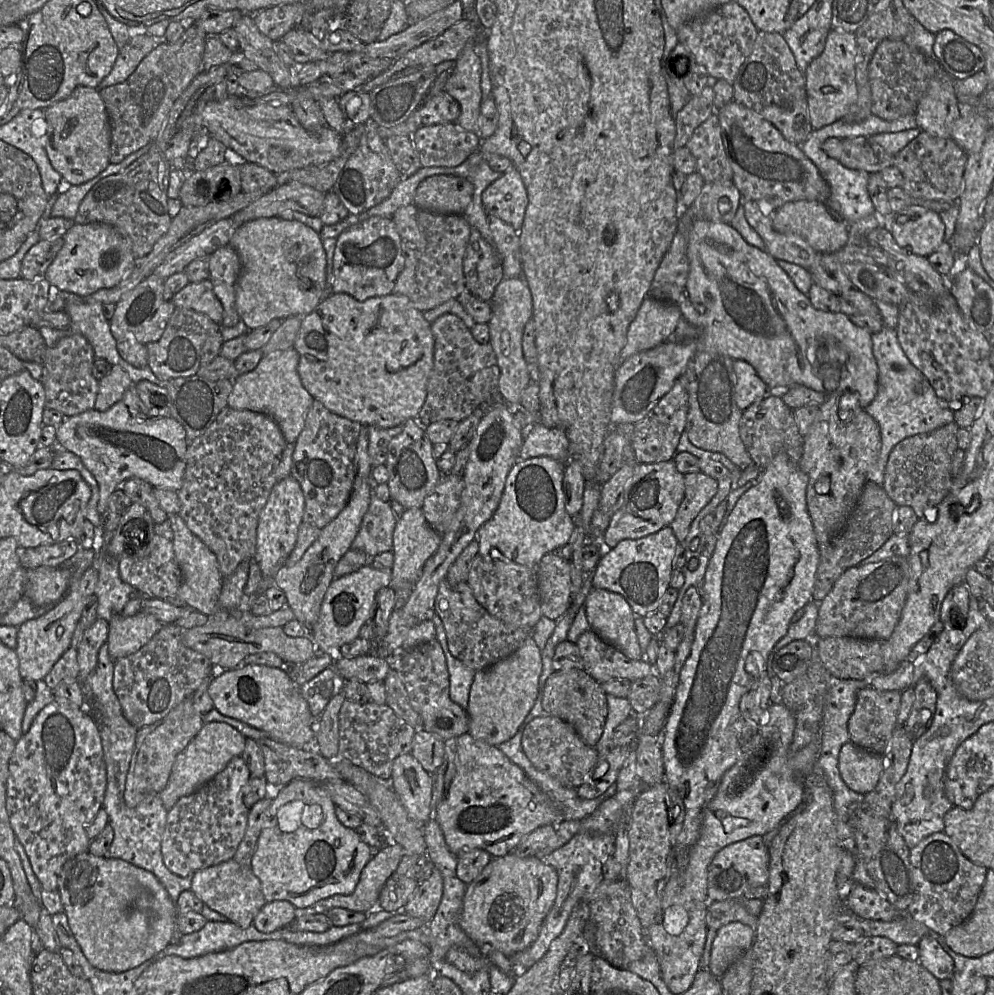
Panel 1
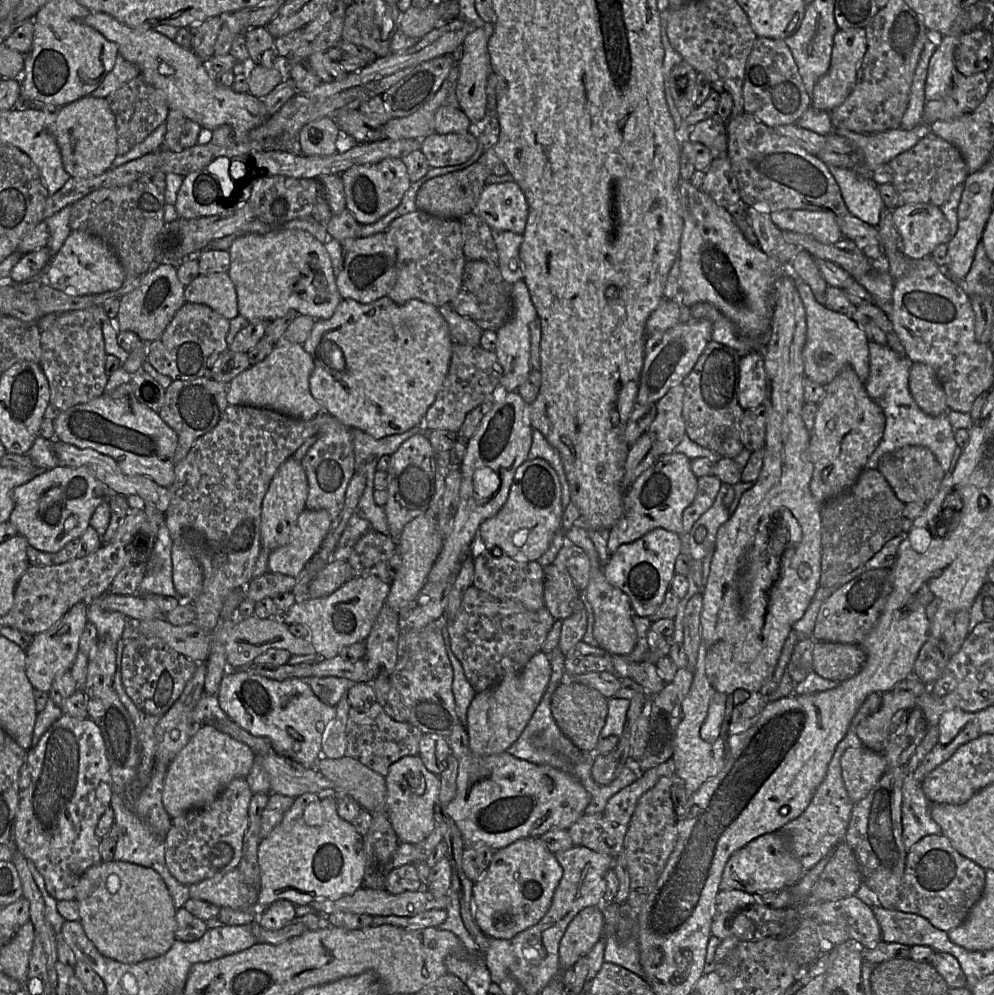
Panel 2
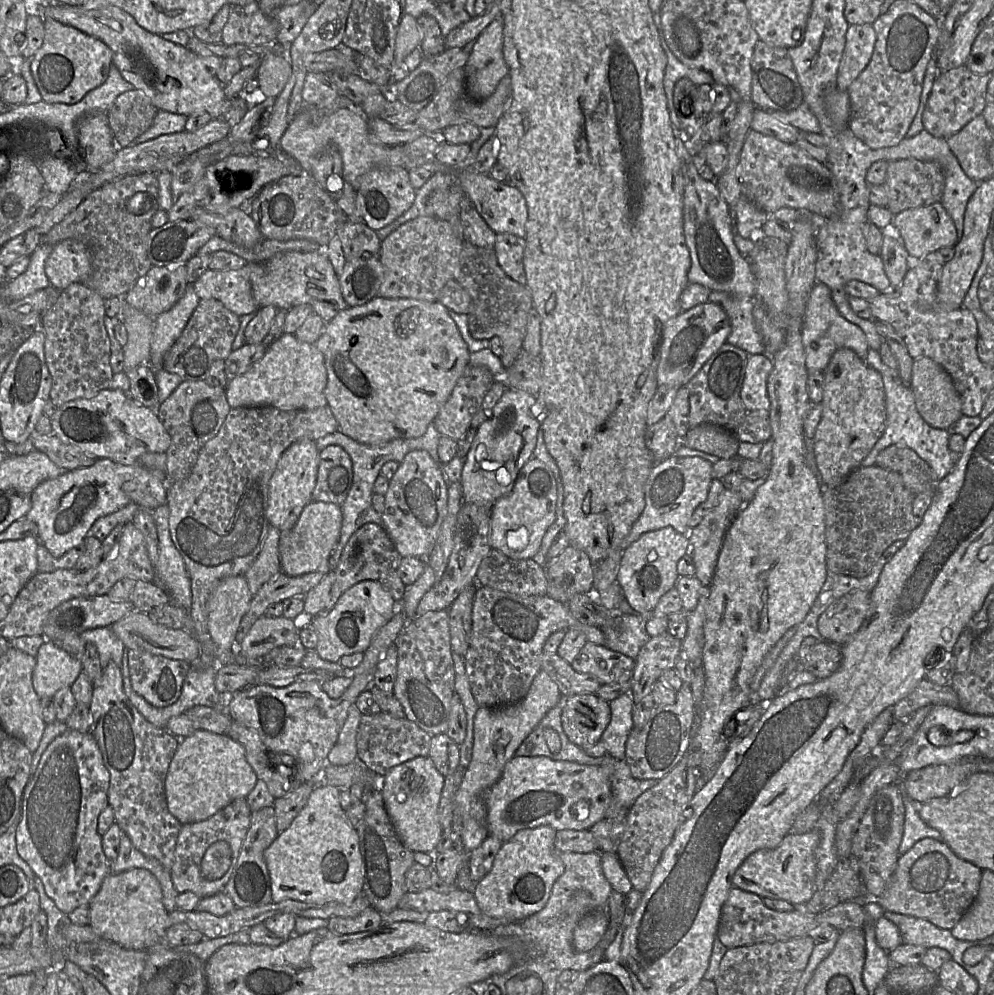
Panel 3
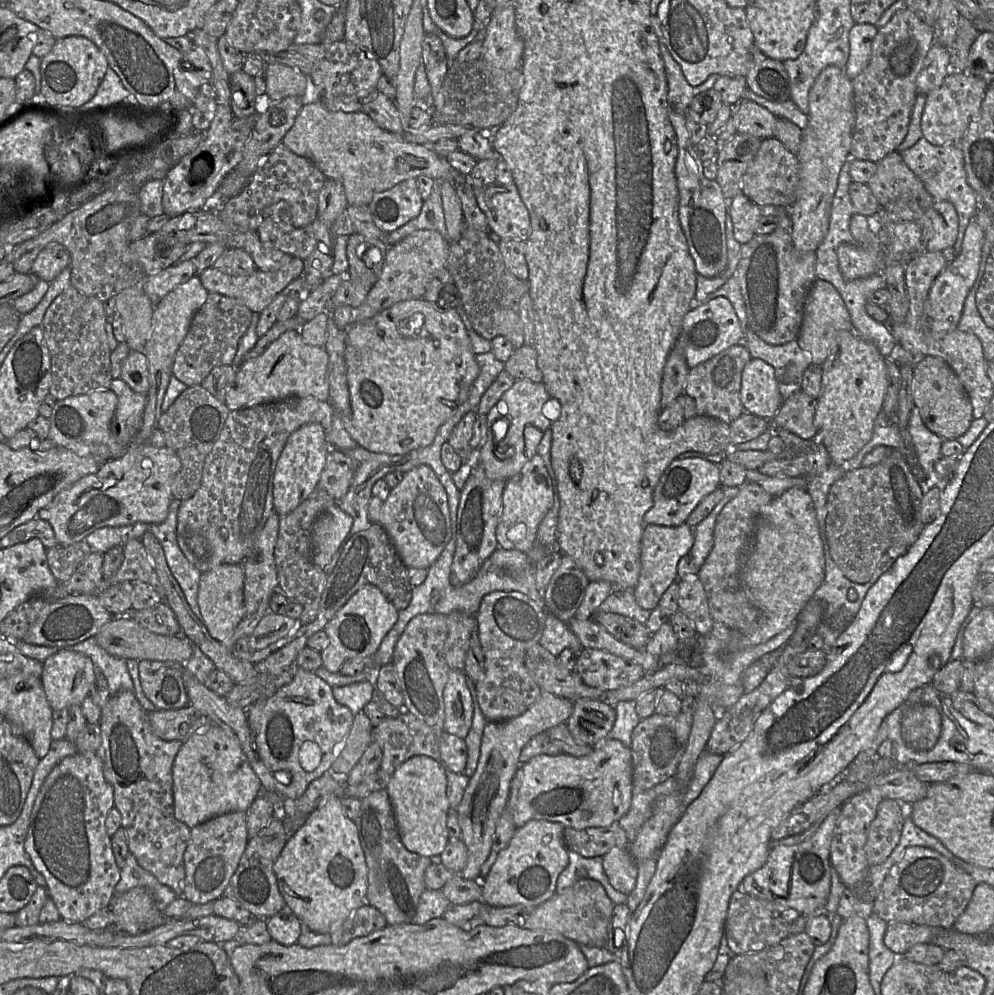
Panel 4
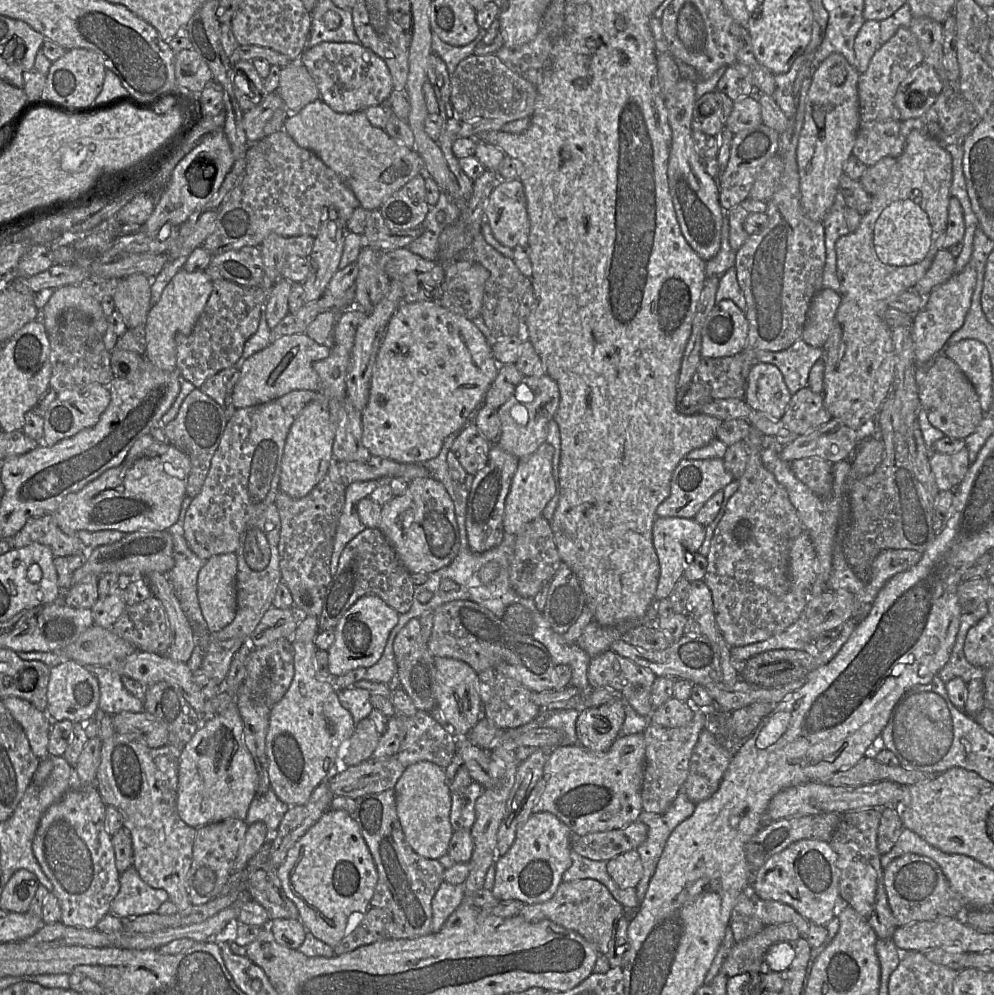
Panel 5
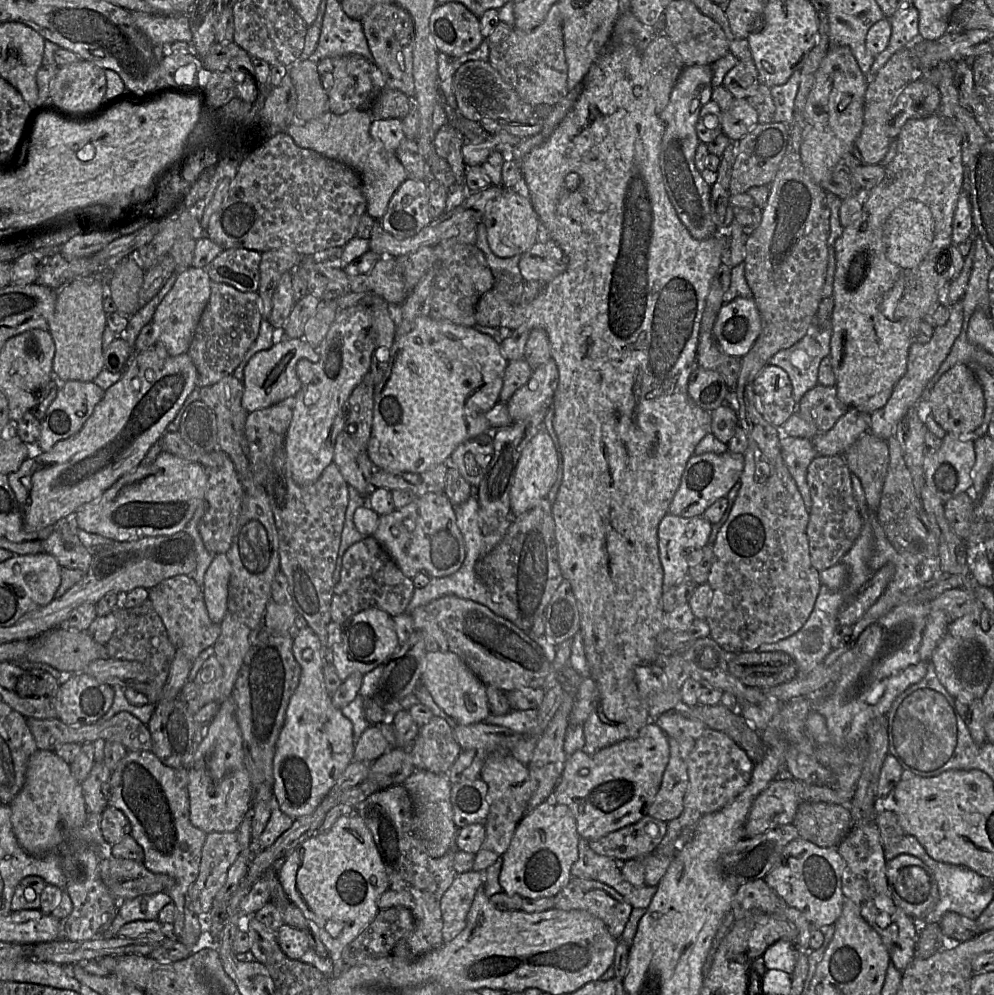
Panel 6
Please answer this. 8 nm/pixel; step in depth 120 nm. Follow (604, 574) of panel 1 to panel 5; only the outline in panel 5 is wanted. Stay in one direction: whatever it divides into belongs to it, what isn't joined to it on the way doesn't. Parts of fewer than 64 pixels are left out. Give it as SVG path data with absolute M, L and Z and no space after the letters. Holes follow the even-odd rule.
M657 517L653 523L652 536L660 566L655 598L661 600L670 596L675 584L683 576L686 556L696 553L701 547L705 538L705 527L694 518Z

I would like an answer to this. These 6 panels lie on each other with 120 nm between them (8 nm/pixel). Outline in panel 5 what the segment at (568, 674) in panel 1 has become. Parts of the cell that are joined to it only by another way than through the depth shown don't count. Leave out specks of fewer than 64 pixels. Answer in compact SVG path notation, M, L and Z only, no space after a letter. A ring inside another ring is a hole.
M616 700L580 709L576 721L578 744L592 752L608 749L621 735L626 704L624 700Z

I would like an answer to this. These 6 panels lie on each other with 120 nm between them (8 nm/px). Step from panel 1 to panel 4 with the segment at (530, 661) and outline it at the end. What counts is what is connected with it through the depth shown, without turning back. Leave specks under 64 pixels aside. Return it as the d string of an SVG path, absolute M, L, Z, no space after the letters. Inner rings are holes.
M542 691L540 697L523 714L506 720L488 721L484 727L477 768L469 777L456 811L461 827L461 839L467 847L467 863L461 874L466 879L480 879L481 866L488 858L496 825L507 807L511 782L520 763L520 753L530 739L560 723L566 722L573 711L573 701Z

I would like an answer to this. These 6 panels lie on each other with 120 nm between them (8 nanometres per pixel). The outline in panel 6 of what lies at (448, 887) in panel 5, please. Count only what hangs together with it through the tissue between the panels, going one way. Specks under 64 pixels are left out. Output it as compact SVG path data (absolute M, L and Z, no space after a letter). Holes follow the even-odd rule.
M484 871L457 873L440 900L444 943L453 940L465 927L474 895L484 886Z

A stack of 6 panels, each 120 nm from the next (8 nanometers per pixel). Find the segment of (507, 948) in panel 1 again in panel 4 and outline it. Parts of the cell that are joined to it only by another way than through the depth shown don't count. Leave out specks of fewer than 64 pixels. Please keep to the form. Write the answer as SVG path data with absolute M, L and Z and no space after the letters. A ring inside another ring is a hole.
M543 819L530 820L517 828L507 847L502 849L488 874L480 879L482 901L490 906L537 906L551 898L559 874L569 864L569 849L563 838L564 826Z

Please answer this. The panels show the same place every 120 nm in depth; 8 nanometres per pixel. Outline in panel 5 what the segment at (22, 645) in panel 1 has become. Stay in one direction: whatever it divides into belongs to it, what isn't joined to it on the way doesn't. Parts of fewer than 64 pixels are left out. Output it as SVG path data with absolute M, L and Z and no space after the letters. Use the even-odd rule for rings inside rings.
M66 660L50 668L46 714L51 721L70 720L73 723L85 723L95 716L99 709L99 702L98 680L87 667L73 660Z

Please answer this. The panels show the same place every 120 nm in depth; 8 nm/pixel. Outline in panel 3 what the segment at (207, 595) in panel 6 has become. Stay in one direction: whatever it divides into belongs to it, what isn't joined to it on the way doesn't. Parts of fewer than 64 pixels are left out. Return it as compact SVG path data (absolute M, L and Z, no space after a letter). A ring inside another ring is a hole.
M244 575L217 584L208 601L207 630L220 651L234 651L240 622L248 612L252 595Z

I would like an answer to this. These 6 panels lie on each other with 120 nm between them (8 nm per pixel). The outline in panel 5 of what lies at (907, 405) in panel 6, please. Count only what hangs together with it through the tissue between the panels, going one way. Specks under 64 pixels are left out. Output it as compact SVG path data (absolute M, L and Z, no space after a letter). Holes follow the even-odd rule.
M969 263L961 272L955 273L926 296L923 308L913 316L912 336L917 366L926 364L936 355L944 353L948 340L965 321L975 286L976 270Z

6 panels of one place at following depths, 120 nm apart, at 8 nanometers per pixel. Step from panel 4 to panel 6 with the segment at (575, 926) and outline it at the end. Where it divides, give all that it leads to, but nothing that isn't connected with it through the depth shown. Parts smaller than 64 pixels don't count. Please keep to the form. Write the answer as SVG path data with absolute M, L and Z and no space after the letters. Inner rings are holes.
M575 877L554 896L554 902L554 908L585 910L598 917L616 939L621 938L634 908L609 885Z

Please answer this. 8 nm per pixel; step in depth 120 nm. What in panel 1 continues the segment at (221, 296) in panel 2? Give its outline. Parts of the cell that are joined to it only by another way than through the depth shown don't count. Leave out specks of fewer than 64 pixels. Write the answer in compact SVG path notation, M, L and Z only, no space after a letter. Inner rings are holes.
M209 280L198 283L189 283L176 293L171 302L176 308L190 309L209 317L221 325L223 320L223 306L213 291Z

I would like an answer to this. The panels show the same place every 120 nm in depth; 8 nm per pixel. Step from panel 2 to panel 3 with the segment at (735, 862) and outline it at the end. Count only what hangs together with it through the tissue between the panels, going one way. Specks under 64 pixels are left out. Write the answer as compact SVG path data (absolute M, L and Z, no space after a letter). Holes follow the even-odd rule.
M812 830L802 834L788 833L774 849L760 849L750 854L732 878L733 887L755 893L763 898L785 900L796 907L803 907L815 891L817 874L816 849L820 835Z

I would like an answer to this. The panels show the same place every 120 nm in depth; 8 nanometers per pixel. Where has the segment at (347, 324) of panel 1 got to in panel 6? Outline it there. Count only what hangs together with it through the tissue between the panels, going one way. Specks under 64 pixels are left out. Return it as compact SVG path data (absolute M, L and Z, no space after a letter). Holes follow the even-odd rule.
M429 315L419 316L412 330L405 335L396 336L391 349L391 360L383 380L374 386L374 411L371 436L367 446L367 453L376 469L391 473L414 472L420 473L439 464L446 464L453 451L463 442L478 435L492 432L486 414L499 402L500 392L503 386L505 369L508 361L503 357L500 344L492 336L482 334L474 329L454 324L450 321L437 320Z

